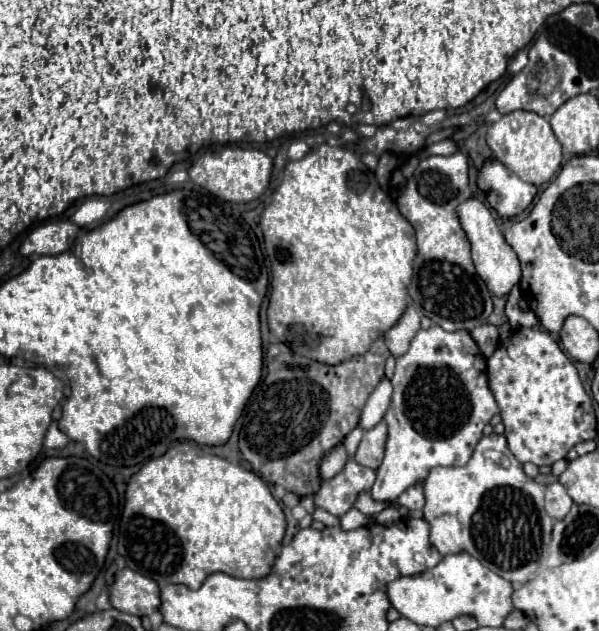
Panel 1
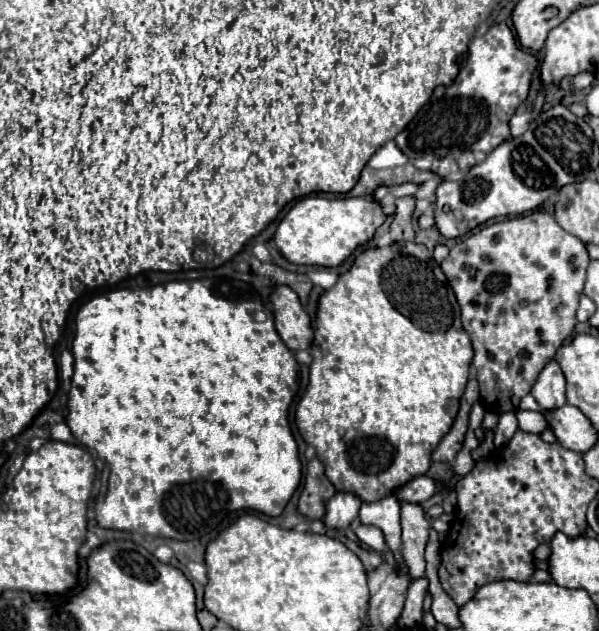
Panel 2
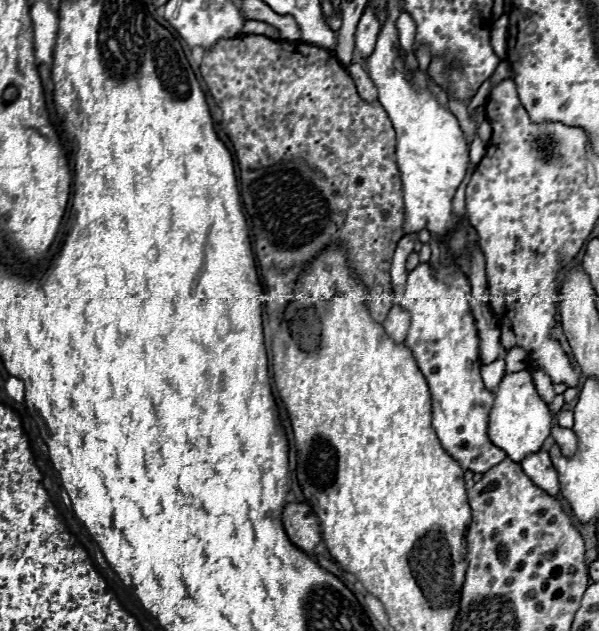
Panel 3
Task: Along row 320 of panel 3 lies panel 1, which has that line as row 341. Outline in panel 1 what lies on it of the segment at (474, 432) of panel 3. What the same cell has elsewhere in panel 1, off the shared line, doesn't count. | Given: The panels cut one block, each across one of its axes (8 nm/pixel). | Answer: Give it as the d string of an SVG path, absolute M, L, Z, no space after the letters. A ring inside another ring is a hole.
M432 324L428 330L418 330L410 342L410 350L396 360L392 386L392 404L384 416L388 424L386 454L380 468L376 470L376 482L370 490L372 498L378 502L394 502L406 488L422 484L434 466L464 466L470 460L478 440L482 438L484 426L492 420L494 414L500 412L488 388L486 360L470 332L464 330L446 332L436 324Z

